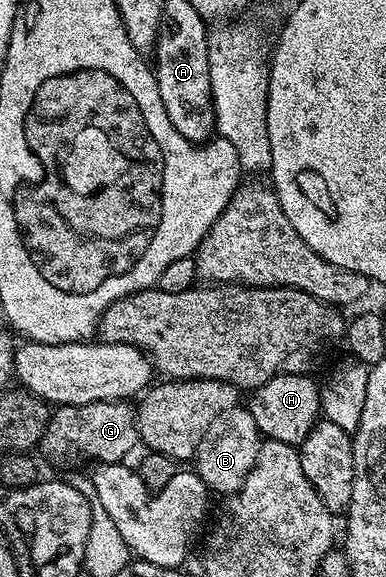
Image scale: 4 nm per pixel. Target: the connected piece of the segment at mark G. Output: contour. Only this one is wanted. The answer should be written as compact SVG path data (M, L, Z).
M130 401L90 402L84 406L61 406L50 415L43 432L41 450L55 462L66 458L92 458L95 464L119 464L134 446L140 445L135 423L136 407Z

